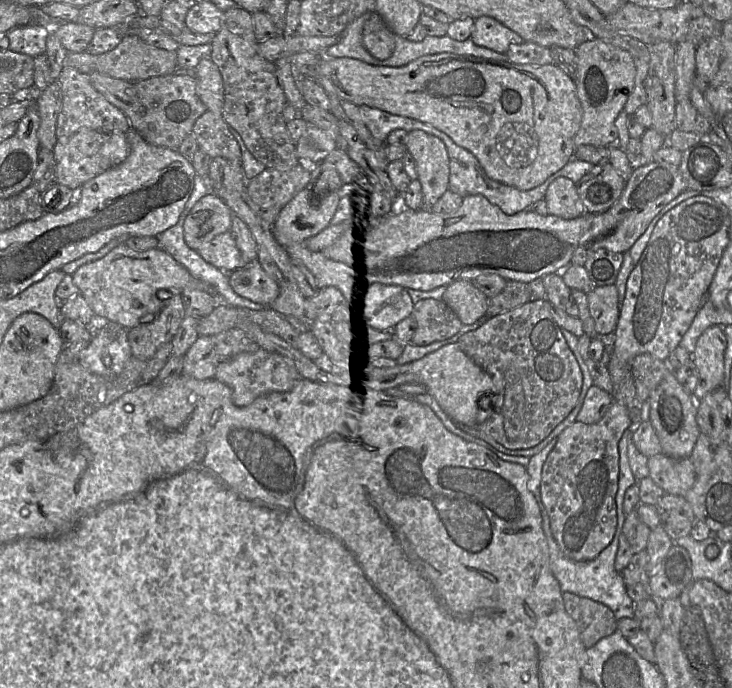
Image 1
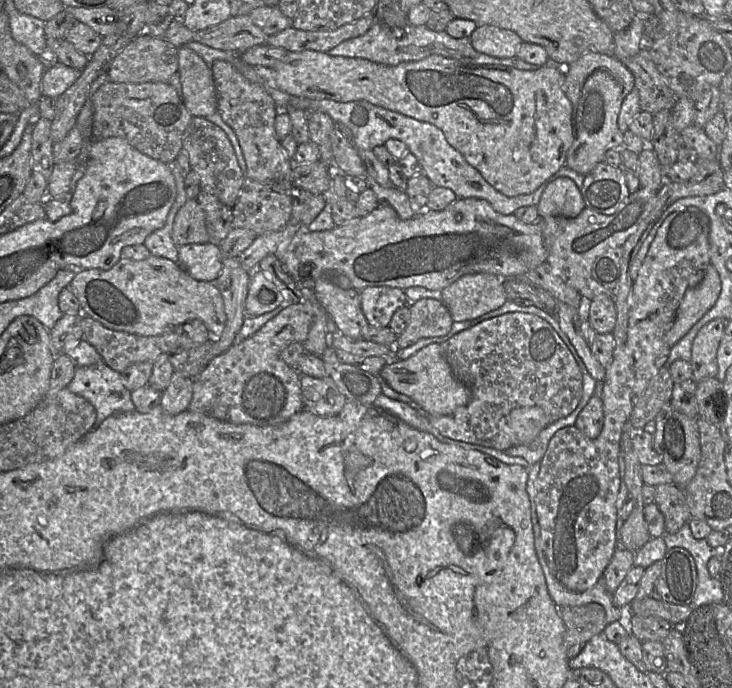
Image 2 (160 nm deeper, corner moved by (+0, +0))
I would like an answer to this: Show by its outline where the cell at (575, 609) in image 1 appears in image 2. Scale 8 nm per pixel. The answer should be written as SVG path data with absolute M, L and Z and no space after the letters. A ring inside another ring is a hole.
M598 603L560 608L565 625L563 647L568 659L575 658L585 644L608 625L605 609Z

